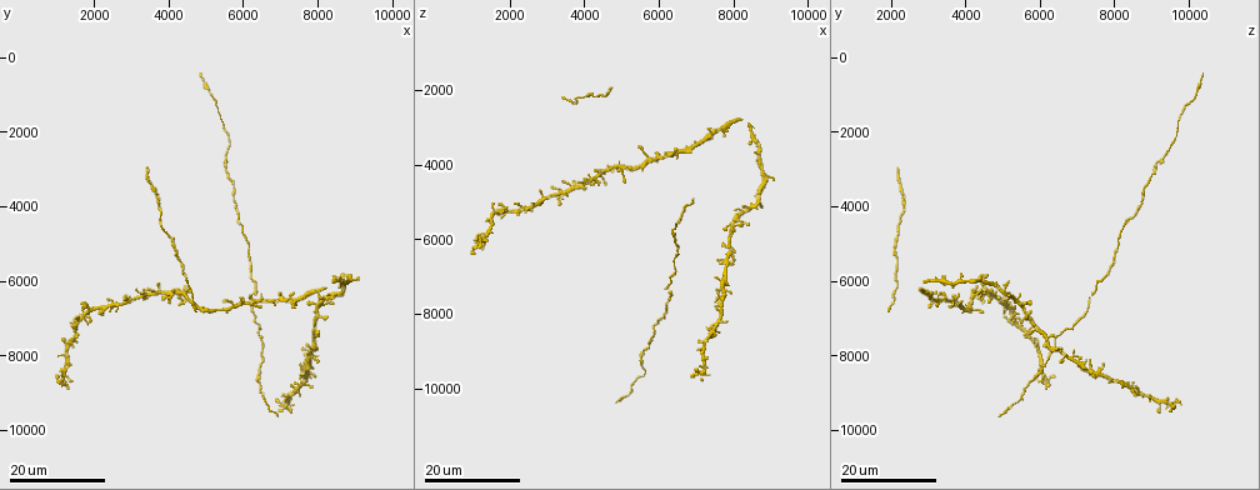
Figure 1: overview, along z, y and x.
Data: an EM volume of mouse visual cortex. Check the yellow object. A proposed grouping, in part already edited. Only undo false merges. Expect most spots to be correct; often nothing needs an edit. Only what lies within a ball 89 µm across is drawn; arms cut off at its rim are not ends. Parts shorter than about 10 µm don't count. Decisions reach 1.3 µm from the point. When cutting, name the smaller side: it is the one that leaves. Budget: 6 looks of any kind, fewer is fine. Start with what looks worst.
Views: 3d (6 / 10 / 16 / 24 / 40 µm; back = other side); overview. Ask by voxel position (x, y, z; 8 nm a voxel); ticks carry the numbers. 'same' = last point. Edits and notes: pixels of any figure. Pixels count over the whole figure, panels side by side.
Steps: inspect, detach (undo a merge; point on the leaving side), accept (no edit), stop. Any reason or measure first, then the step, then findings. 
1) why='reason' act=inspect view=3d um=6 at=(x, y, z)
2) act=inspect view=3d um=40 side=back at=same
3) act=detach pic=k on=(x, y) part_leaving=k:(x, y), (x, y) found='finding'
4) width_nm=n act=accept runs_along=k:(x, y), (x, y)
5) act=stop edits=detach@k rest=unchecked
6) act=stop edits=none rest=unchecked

why='arms part here' act=inspect view=3d um=24 at=(7700, 7800, 6600)

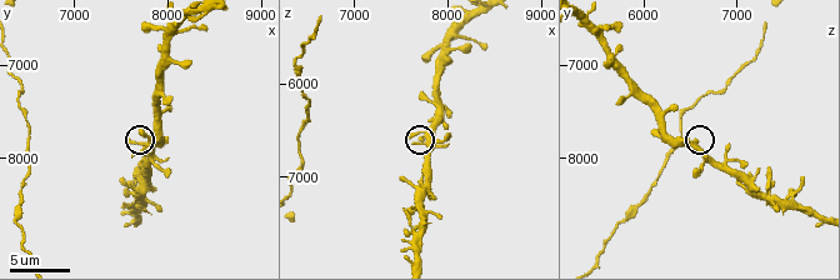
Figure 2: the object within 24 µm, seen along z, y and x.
act=inspect view=3d um=6 at=(7750, 7850, 6500)

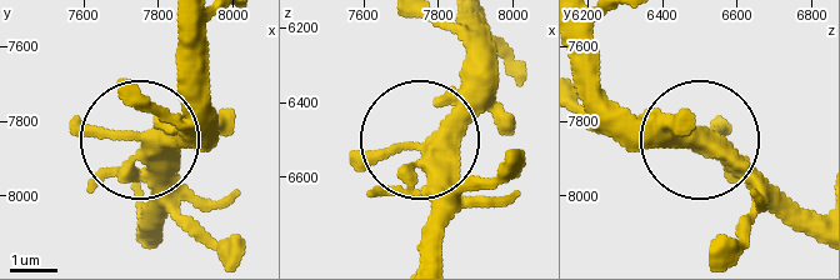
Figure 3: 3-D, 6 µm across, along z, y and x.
act=inspect view=3d um=6 side=back at=same

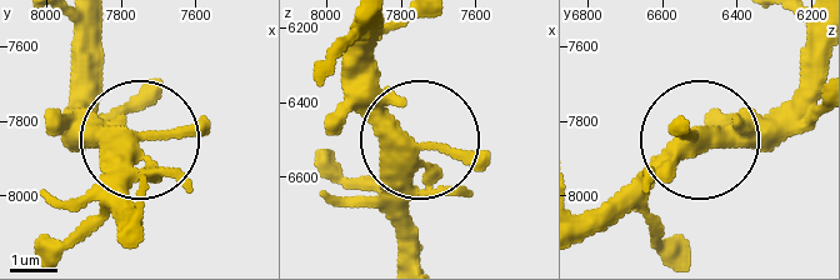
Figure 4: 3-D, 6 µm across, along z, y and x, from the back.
act=accept found='all the same neuron'

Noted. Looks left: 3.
act=inspect view=3d um=16 at=(5700, 6700, 3800)

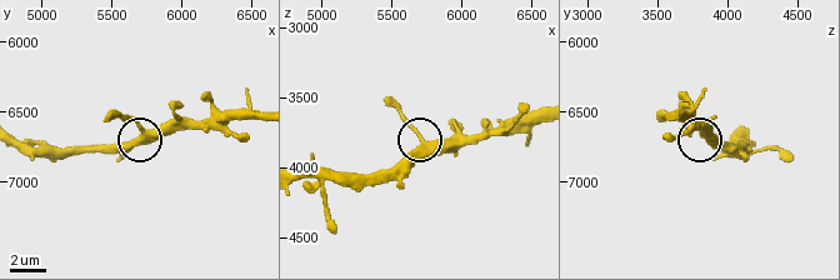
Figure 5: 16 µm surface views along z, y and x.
why='closer look' act=inspect view=3d um=10 at=(5720, 6660, 3840)

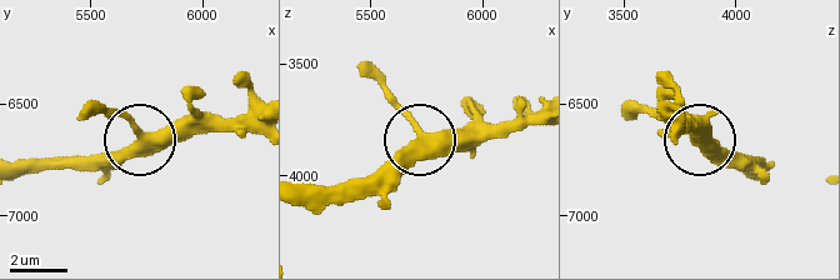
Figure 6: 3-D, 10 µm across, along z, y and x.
act=accept runs_along=6:(538, 110), (501, 124), (425, 134), (383, 91) found='continuous, no second neuron'

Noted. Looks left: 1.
act=stop edits=none rest=unchecked

